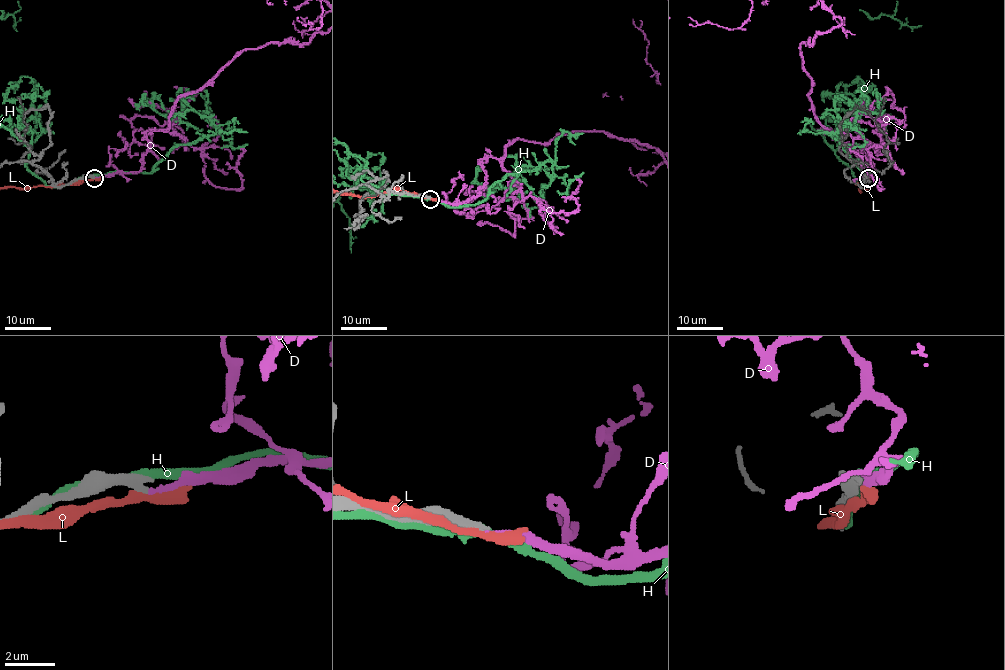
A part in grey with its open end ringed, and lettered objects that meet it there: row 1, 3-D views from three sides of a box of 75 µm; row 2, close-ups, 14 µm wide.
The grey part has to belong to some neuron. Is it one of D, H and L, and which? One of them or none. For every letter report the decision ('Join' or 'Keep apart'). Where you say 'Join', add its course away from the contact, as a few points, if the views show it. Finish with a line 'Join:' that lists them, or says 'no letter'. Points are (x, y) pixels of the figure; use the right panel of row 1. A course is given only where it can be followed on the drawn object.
D: Join
H: Keep apart
L: Keep apart
Join: D

